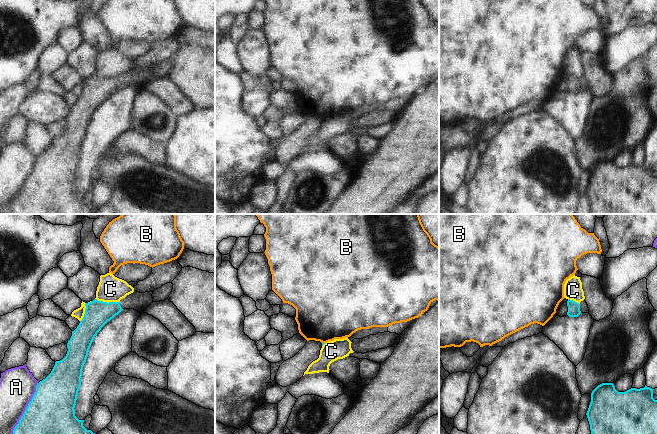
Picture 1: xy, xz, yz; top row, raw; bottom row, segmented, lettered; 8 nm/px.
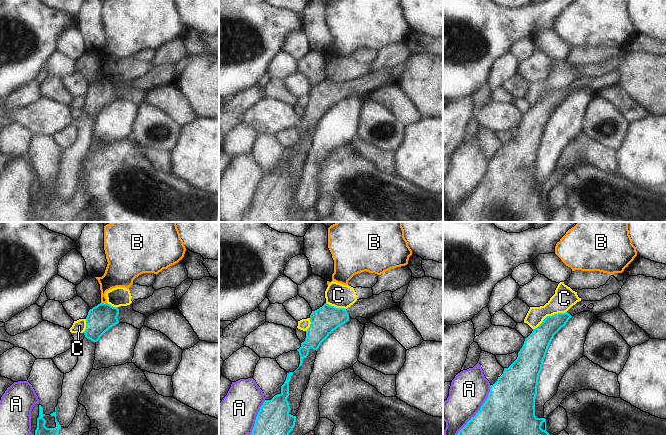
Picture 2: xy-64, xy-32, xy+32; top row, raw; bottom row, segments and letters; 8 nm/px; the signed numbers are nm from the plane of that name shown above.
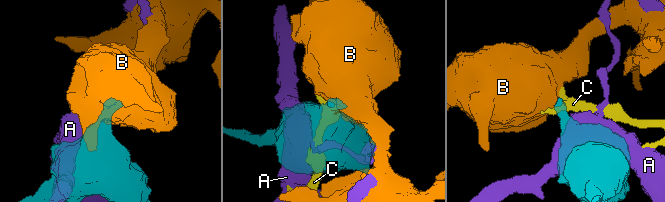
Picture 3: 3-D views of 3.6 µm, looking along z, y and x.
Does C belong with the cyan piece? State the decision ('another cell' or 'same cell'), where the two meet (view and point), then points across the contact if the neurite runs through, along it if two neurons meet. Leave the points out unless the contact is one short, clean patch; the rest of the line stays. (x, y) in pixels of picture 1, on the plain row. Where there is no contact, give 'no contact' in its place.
another cell; contact xy (106, 78); border xy (95, 74), (101, 77), (119, 78)

